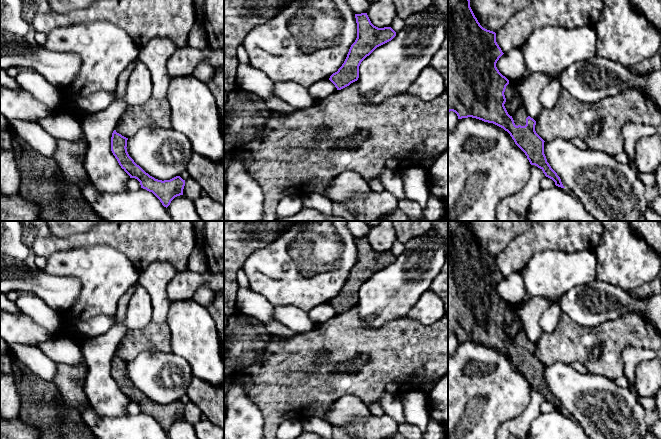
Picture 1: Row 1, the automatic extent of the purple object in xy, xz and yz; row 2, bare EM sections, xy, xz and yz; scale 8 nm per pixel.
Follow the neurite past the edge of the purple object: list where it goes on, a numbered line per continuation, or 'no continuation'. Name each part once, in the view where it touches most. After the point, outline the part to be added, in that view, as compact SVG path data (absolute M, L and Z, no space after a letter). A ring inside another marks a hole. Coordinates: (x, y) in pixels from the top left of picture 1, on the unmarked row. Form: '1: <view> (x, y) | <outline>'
1: yz (520, 341) | M520 330L514 339L514 347L516 350L521 349L525 350L526 349L526 342L529 340L527 337L526 333L524 330Z

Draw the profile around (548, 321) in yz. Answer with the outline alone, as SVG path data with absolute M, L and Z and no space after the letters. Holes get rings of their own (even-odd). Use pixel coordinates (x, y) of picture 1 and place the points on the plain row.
M559 302L552 303L543 311L539 318L539 326L544 333L552 333L556 329L561 313Z

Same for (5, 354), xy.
M0 338L0 373L12 374L12 354L9 344Z

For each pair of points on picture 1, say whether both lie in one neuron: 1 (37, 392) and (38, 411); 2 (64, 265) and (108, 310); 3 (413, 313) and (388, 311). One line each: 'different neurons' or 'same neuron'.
1: same neuron
2: same neuron
3: different neurons

